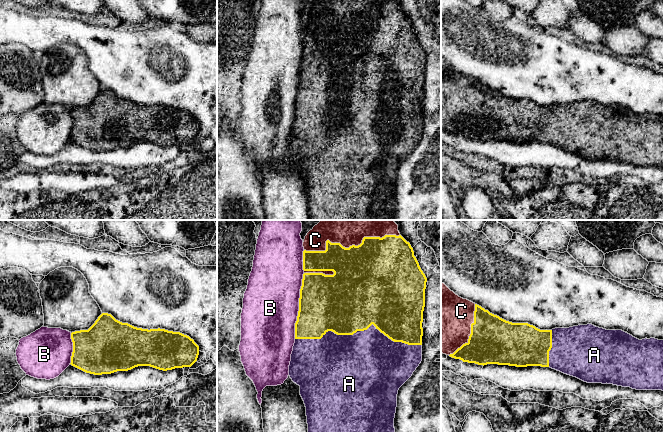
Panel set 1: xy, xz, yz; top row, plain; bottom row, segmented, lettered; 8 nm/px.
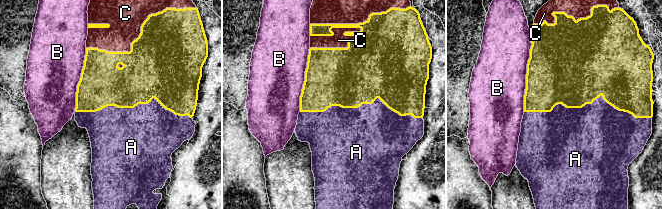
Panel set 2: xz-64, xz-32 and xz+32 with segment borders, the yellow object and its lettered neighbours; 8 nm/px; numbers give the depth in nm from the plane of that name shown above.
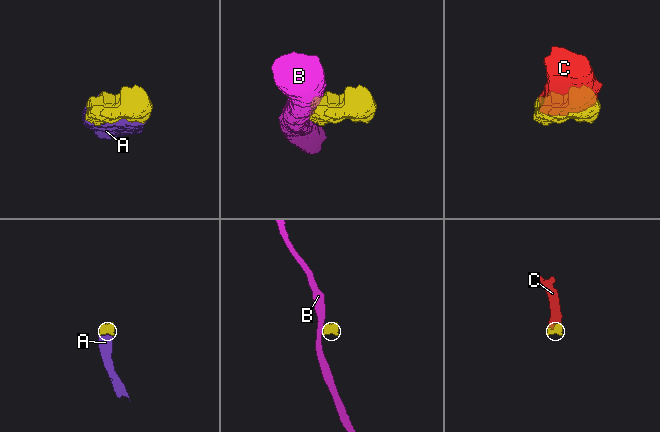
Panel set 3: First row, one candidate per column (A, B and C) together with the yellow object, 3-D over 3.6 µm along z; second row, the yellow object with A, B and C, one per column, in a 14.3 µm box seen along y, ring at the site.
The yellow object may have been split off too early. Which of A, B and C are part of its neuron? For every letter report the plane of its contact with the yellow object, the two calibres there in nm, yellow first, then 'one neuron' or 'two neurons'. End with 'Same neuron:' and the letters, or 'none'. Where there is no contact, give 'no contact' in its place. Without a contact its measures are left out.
A: xz | 500/480 nm | one neuron
B: xz | 440/440 nm | two neurons
C: xz | 480/180 nm | one neuron
Same neuron: A, C

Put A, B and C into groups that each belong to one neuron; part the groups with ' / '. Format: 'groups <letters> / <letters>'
groups A C / B

